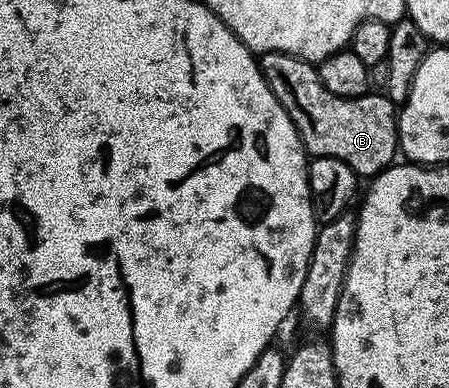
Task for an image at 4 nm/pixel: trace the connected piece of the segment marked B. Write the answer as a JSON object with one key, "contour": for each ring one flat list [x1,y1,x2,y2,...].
{"contour":[[282,52,260,53,259,63,261,73,271,86,275,98,287,110,291,122,301,139,301,145,305,147,310,157,322,156,323,158,339,158,339,162,347,162,351,170,361,178,372,178,385,171,398,159,399,145,397,143,397,118,399,115,398,105,390,102,384,94,366,94,359,98,339,98,339,94,331,94,327,86,319,78,316,67,308,60,301,60,298,56,283,54]]}

